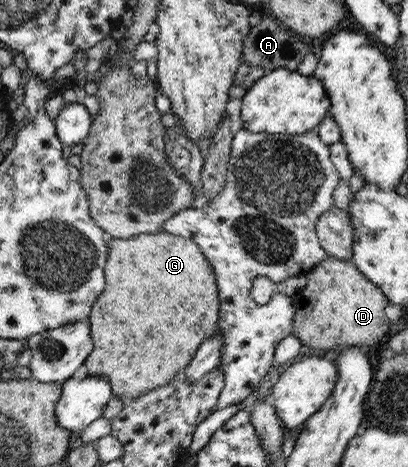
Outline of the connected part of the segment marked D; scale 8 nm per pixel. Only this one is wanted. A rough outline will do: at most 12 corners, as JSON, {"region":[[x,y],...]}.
{"region":[[327,257],[293,297],[310,349],[365,348],[388,333],[385,293]]}

